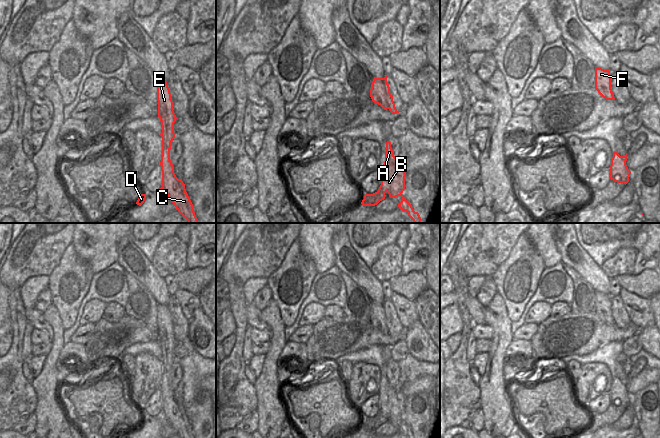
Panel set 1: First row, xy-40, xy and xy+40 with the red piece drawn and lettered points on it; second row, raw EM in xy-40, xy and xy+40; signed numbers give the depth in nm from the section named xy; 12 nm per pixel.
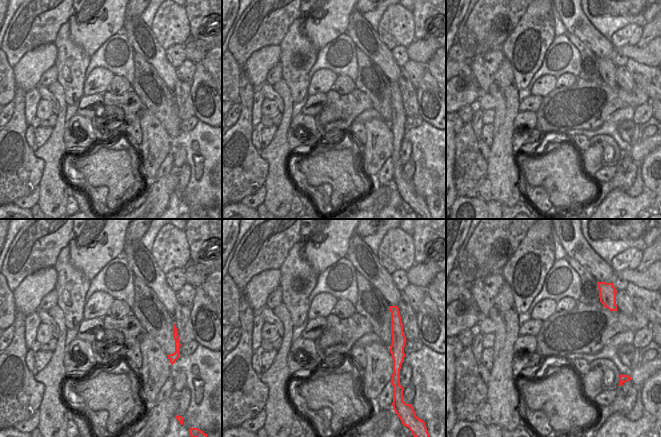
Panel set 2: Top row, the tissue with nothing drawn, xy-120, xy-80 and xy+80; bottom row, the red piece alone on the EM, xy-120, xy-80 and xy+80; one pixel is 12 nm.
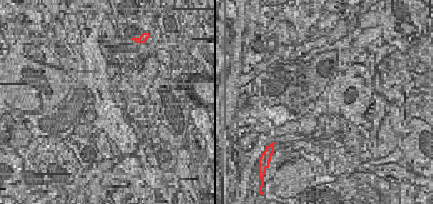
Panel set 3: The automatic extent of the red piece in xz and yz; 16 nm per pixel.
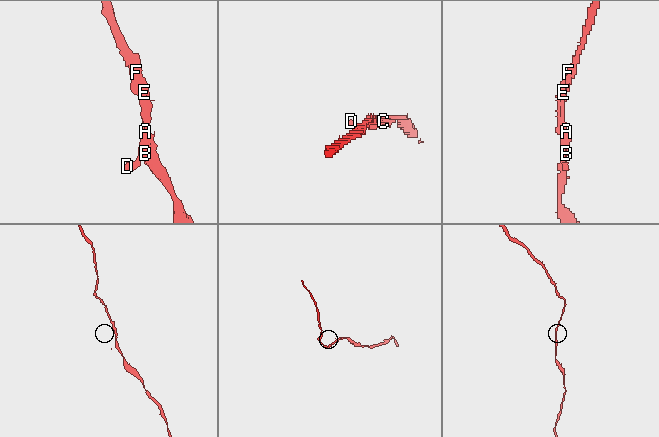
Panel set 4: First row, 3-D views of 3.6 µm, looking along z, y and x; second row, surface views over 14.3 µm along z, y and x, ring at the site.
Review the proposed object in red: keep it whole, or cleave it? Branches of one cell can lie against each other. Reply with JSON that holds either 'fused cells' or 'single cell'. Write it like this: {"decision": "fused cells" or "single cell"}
{"decision": "single cell"}

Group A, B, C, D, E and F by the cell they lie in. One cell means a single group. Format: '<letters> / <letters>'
A B C D E F

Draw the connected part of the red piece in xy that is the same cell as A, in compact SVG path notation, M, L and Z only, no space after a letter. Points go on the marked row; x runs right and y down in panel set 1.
M386 142L385 162L382 167L381 185L377 192L373 194L365 194L361 204L363 206L375 206L380 201L385 199L385 193L389 194L390 198L402 197L398 207L402 211L406 211L409 218L414 223L420 223L421 217L418 212L415 212L412 205L402 195L405 190L406 172L401 167L401 160L394 156L394 150L391 148L391 142Z

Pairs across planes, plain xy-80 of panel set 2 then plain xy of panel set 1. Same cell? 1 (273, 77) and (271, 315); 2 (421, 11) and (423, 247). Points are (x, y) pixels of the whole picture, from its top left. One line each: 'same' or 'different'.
1: different
2: same

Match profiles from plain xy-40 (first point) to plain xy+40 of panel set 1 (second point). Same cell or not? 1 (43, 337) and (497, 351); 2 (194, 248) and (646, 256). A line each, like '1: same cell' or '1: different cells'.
1: different cells
2: same cell

